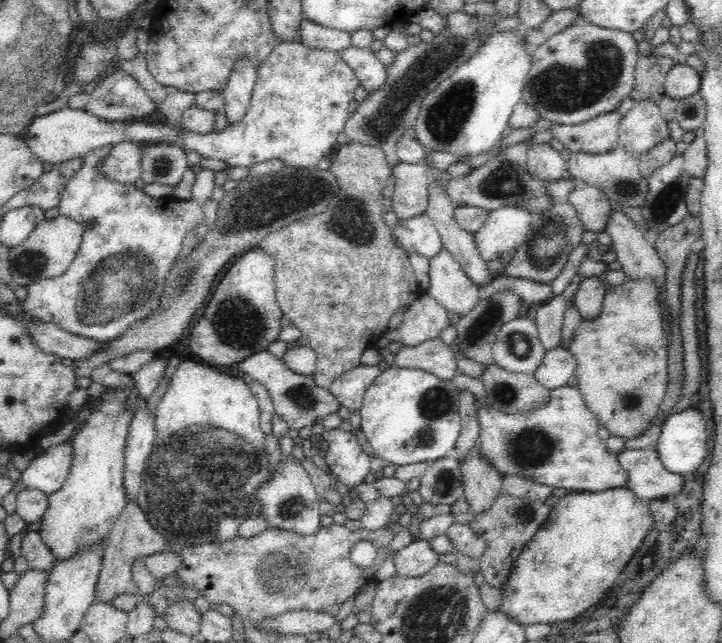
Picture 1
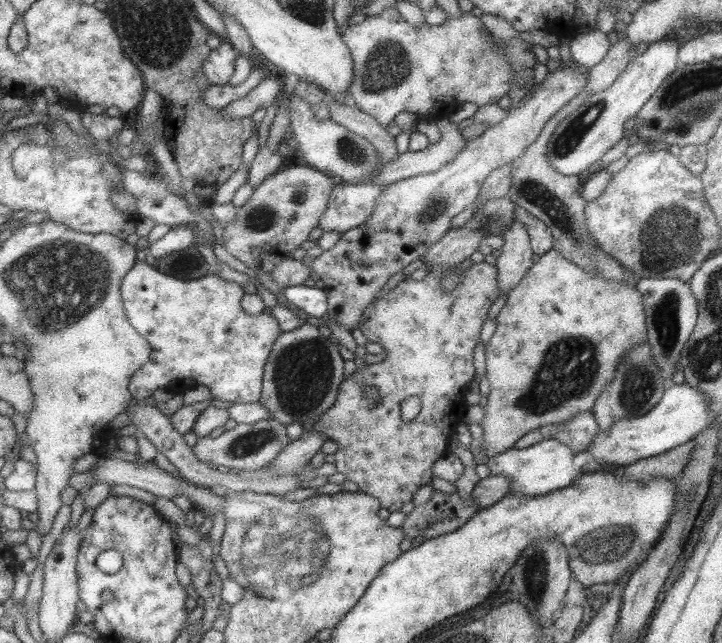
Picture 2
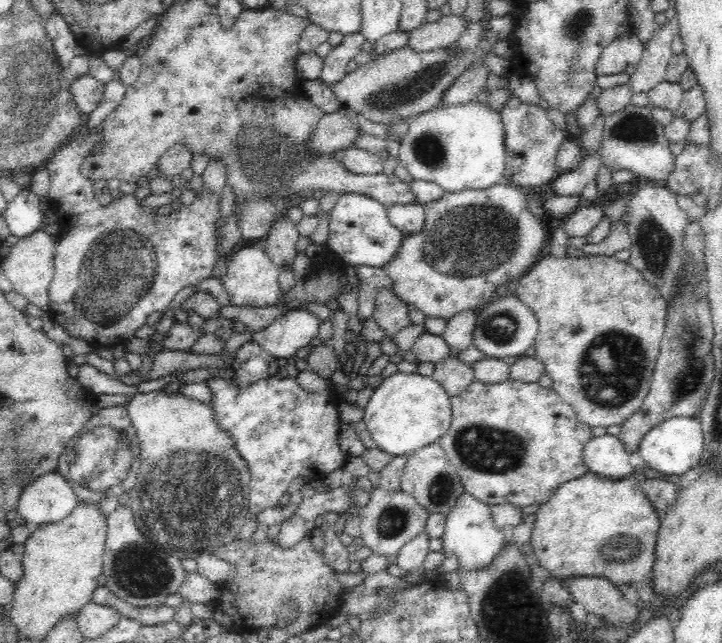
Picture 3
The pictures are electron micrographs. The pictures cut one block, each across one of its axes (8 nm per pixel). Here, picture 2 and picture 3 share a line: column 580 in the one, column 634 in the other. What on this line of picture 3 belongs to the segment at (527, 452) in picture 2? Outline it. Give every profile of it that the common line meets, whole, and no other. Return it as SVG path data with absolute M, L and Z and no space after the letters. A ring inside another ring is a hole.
M606 433L588 439L584 446L583 463L587 464L590 472L621 479L636 475L628 457L630 453L624 448L624 442Z

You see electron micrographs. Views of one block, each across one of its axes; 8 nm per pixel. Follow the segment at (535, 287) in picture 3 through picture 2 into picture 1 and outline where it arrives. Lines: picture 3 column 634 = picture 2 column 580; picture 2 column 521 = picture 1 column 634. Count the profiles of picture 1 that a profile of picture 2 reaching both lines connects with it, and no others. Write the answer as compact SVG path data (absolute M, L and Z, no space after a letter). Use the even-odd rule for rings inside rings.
M628 277L624 284L608 284L605 289L600 317L592 321L582 319L581 326L571 338L568 350L576 359L575 376L579 383L577 387L588 410L597 418L600 425L609 430L611 436L622 436L627 441L646 432L656 414L660 412L660 404L669 384L669 341L657 299L659 292L649 278L632 280Z

